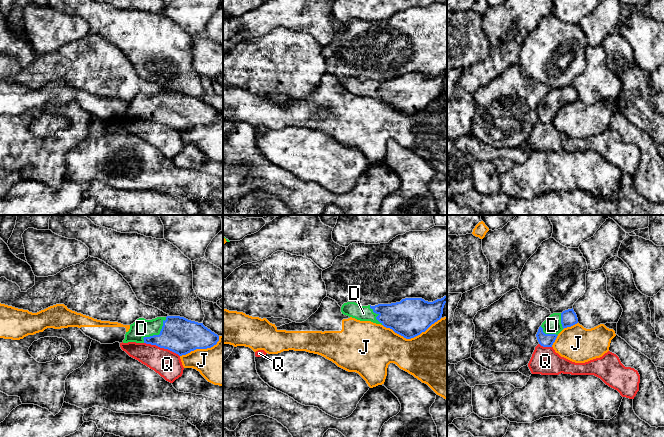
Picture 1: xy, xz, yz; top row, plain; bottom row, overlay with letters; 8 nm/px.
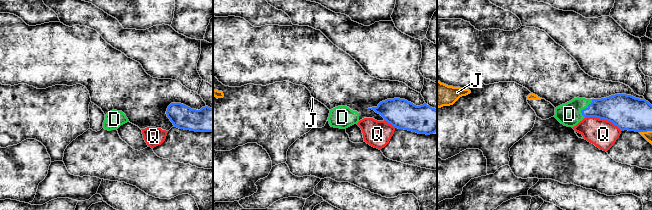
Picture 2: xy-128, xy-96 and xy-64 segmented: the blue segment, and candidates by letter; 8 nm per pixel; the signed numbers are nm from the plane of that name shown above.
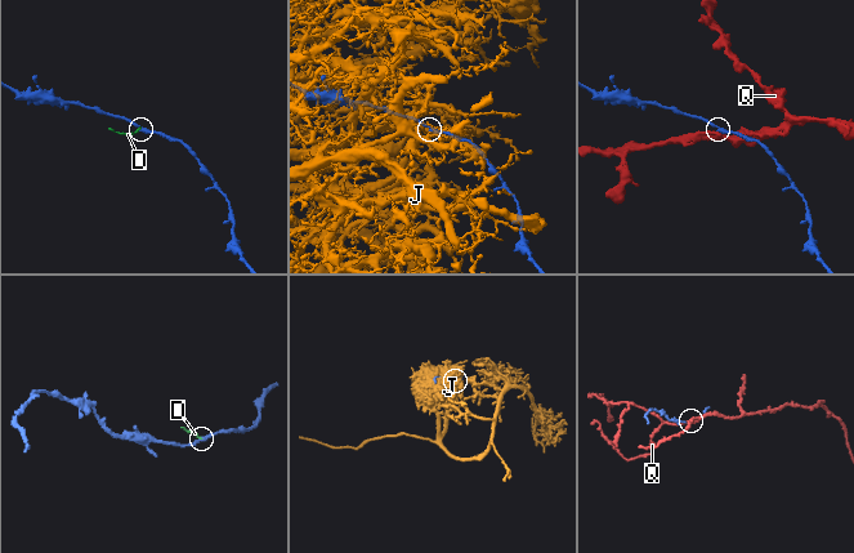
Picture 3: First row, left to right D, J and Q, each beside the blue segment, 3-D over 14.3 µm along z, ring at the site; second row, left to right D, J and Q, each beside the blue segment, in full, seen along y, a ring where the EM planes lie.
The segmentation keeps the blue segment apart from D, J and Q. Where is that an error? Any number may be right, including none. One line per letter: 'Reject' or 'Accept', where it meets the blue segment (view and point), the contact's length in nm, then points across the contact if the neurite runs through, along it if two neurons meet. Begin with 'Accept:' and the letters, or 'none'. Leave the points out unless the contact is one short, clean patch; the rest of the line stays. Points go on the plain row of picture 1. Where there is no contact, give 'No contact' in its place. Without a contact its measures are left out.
Accept: D
D: Accept. Touches blue at xy (157, 111). Shared border 280 nm. Path across: xy (178, 110), (157, 111), (141, 104)
J: Reject. Touches blue at xz (411, 113). Shared border 480 nm
Q: Reject. Touches blue at xy (162, 123). Shared border 300 nm

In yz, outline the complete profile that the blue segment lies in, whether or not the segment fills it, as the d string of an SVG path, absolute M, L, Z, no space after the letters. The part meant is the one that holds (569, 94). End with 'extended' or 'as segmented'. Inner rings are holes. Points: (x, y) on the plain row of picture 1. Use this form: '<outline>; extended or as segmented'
M573 84L562 89L551 90L539 103L536 110L539 120L543 123L552 123L558 110L567 103L578 99L578 94Z; extended

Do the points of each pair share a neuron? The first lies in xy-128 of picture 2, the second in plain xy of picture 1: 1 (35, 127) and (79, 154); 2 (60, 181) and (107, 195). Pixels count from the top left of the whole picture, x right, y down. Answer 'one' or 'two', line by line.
1: two
2: two

